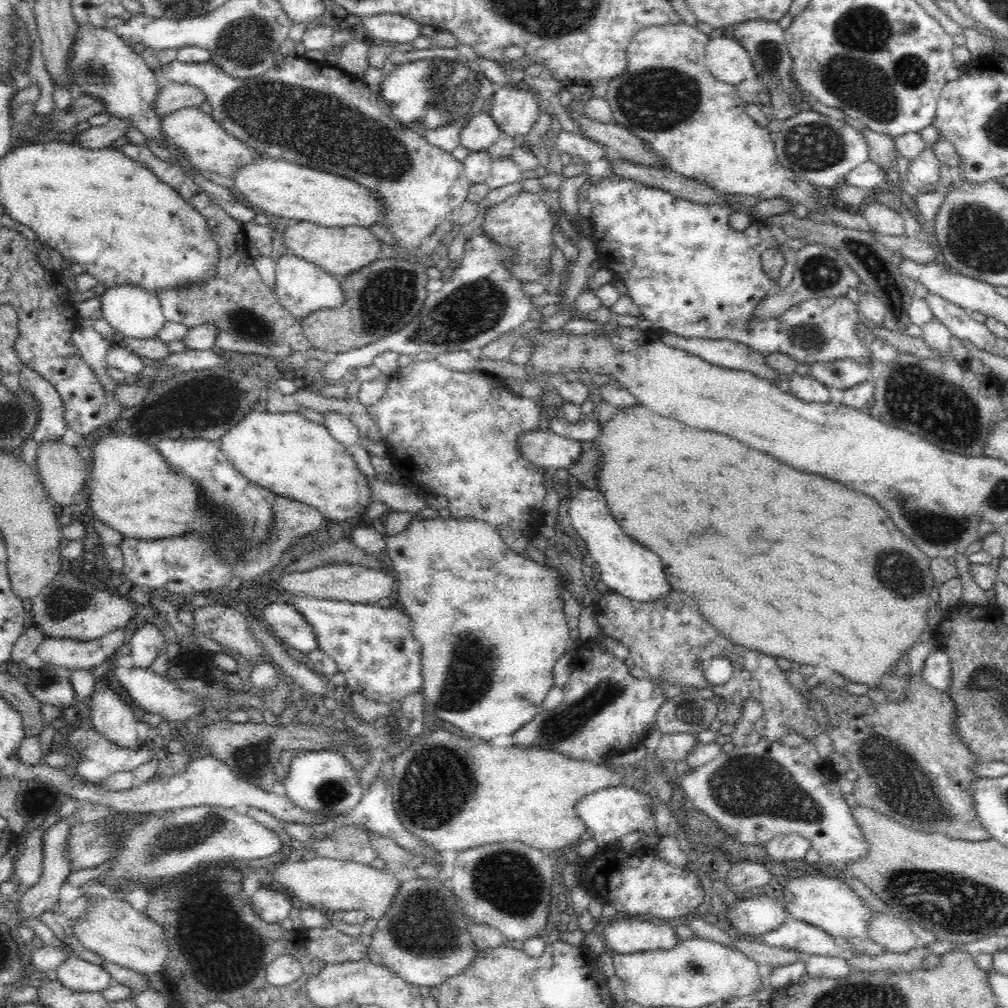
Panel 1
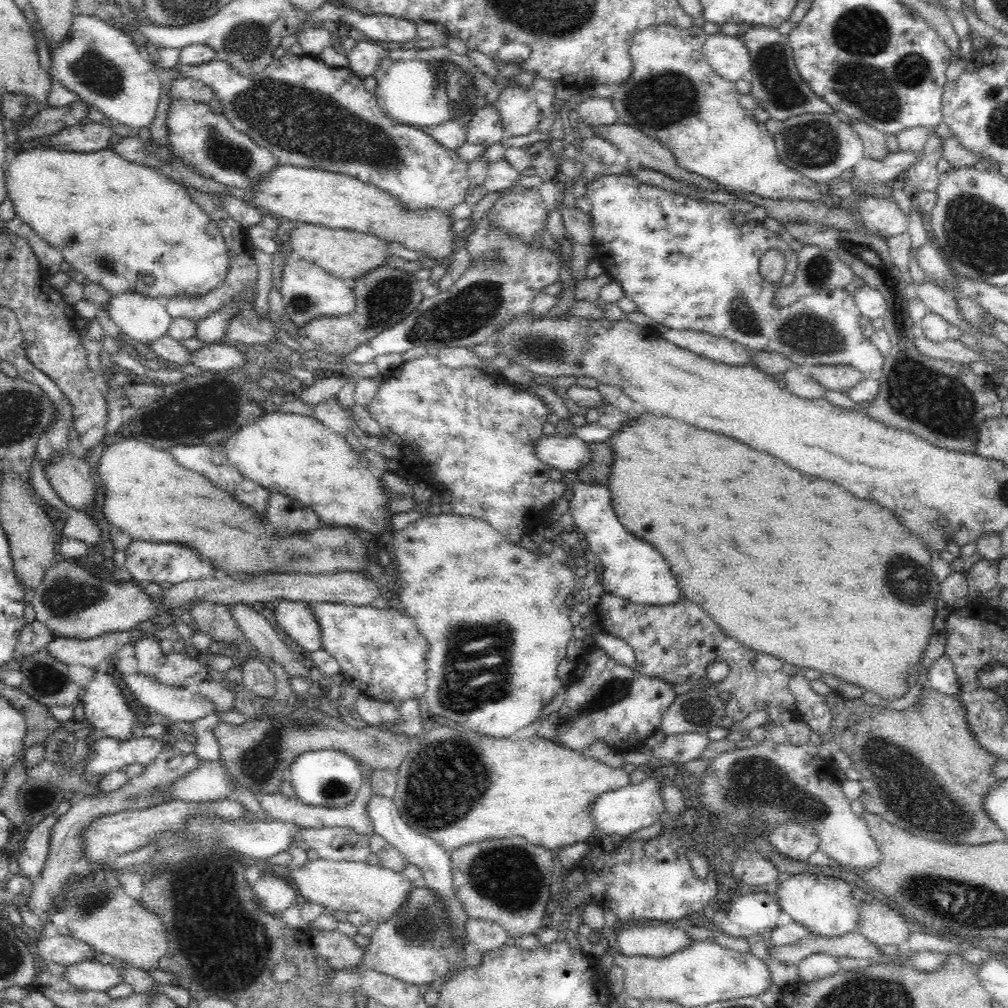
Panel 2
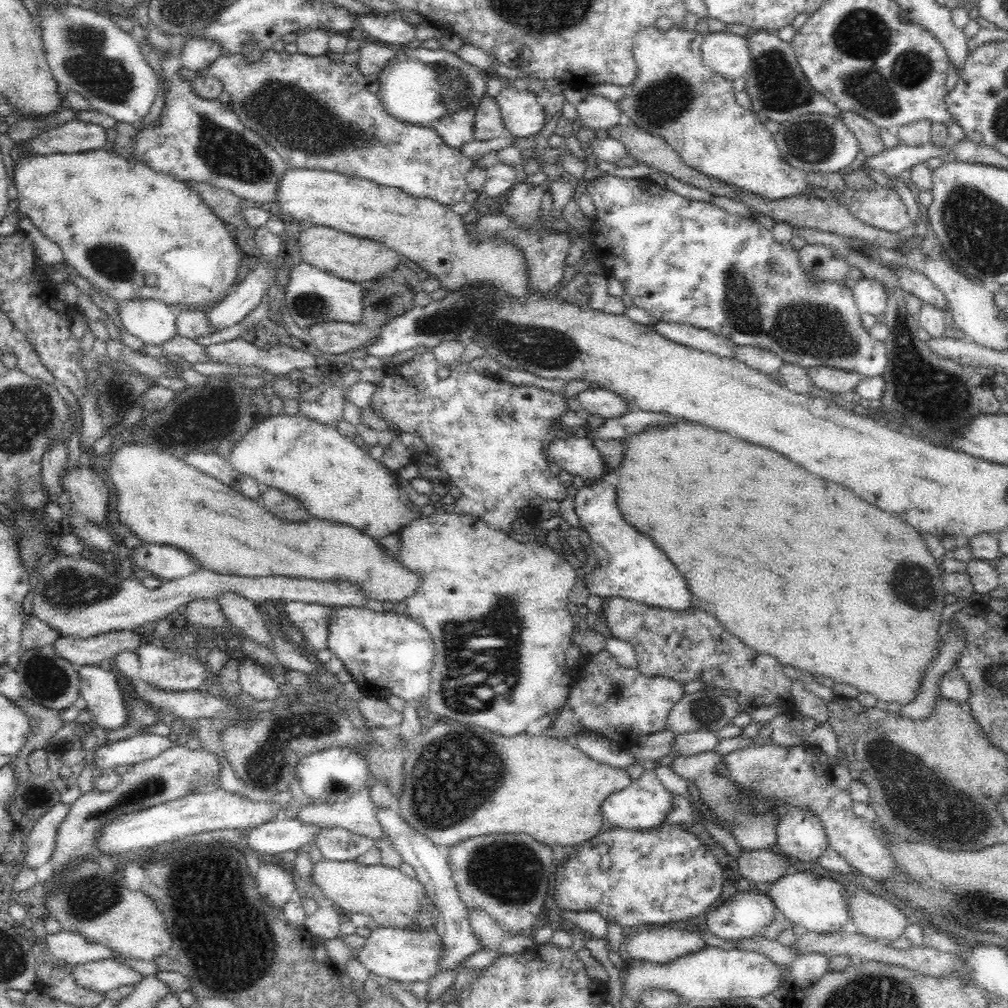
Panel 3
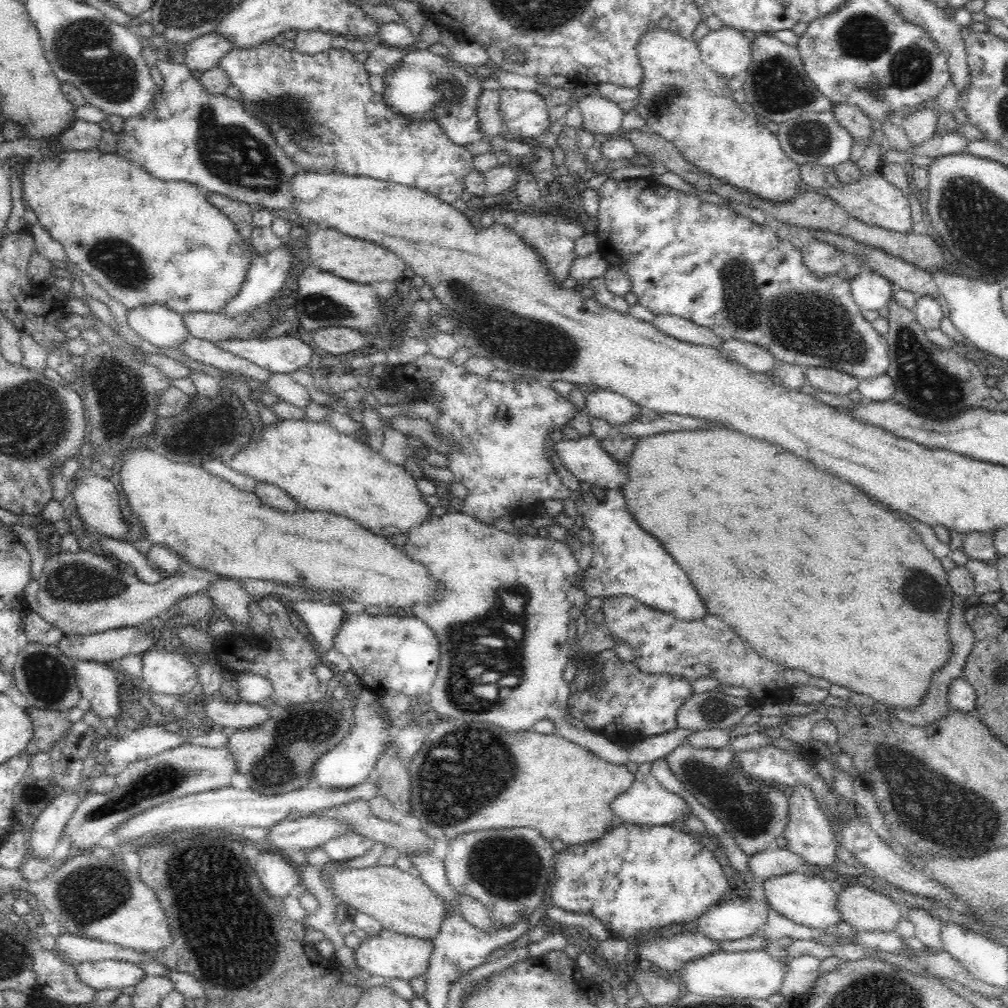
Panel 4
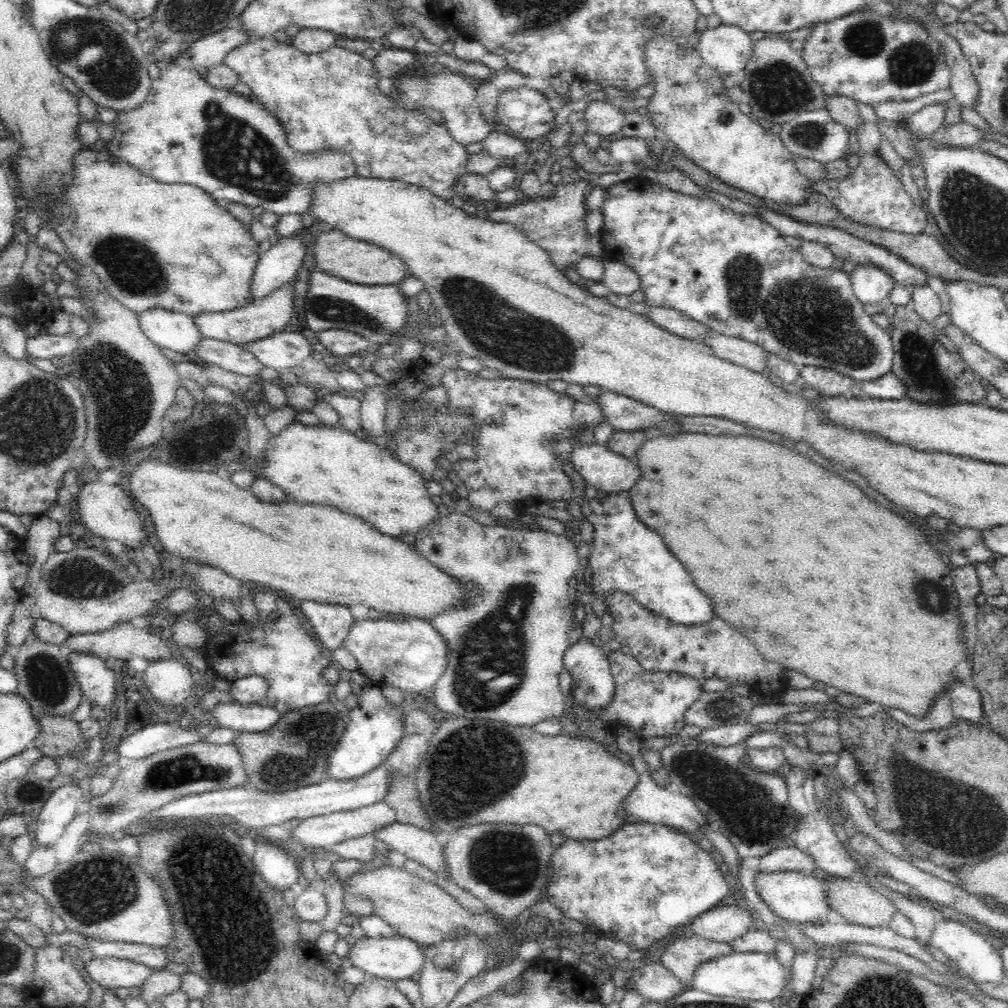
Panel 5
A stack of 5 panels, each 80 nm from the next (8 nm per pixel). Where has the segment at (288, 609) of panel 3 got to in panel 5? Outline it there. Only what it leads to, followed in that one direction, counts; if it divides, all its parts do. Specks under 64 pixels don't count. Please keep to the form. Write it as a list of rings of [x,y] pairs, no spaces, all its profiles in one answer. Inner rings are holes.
[[[302,600],[299,608],[310,621],[322,646],[330,651],[340,647],[348,634],[348,628],[354,624],[354,616],[343,604]]]

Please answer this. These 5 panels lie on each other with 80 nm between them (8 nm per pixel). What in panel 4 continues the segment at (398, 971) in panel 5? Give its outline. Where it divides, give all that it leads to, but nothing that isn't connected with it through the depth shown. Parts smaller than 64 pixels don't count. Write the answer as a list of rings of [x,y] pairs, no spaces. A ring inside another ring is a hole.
[[[382,929],[376,936],[363,940],[356,948],[354,958],[362,971],[381,978],[384,982],[398,978],[410,983],[413,978],[428,974],[431,954],[434,952],[434,940],[408,937],[387,929]]]

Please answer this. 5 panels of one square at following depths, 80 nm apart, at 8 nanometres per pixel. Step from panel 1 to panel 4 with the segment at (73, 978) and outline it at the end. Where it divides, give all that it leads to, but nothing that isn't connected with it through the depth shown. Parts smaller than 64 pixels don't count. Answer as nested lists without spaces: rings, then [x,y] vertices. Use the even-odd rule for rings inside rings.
[[[102,960],[73,965],[78,979],[95,991],[136,987],[145,978],[144,970],[136,963]]]

